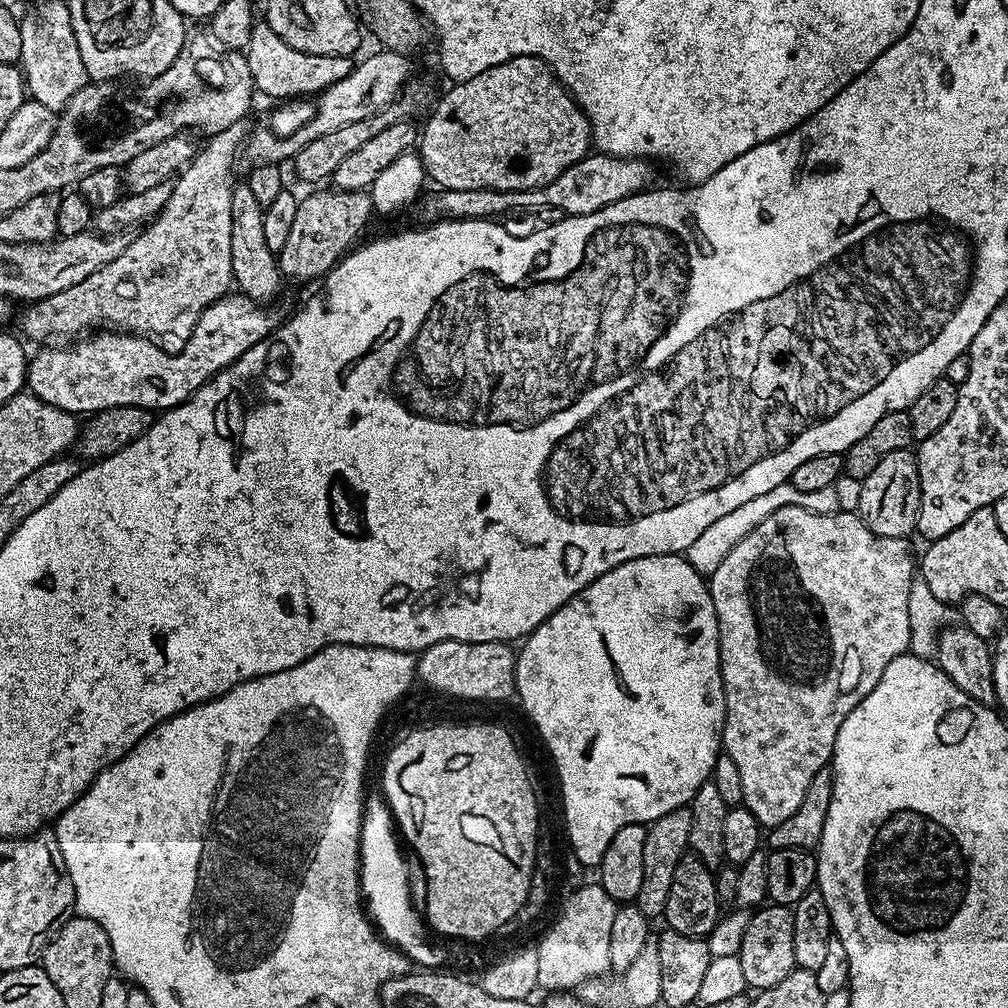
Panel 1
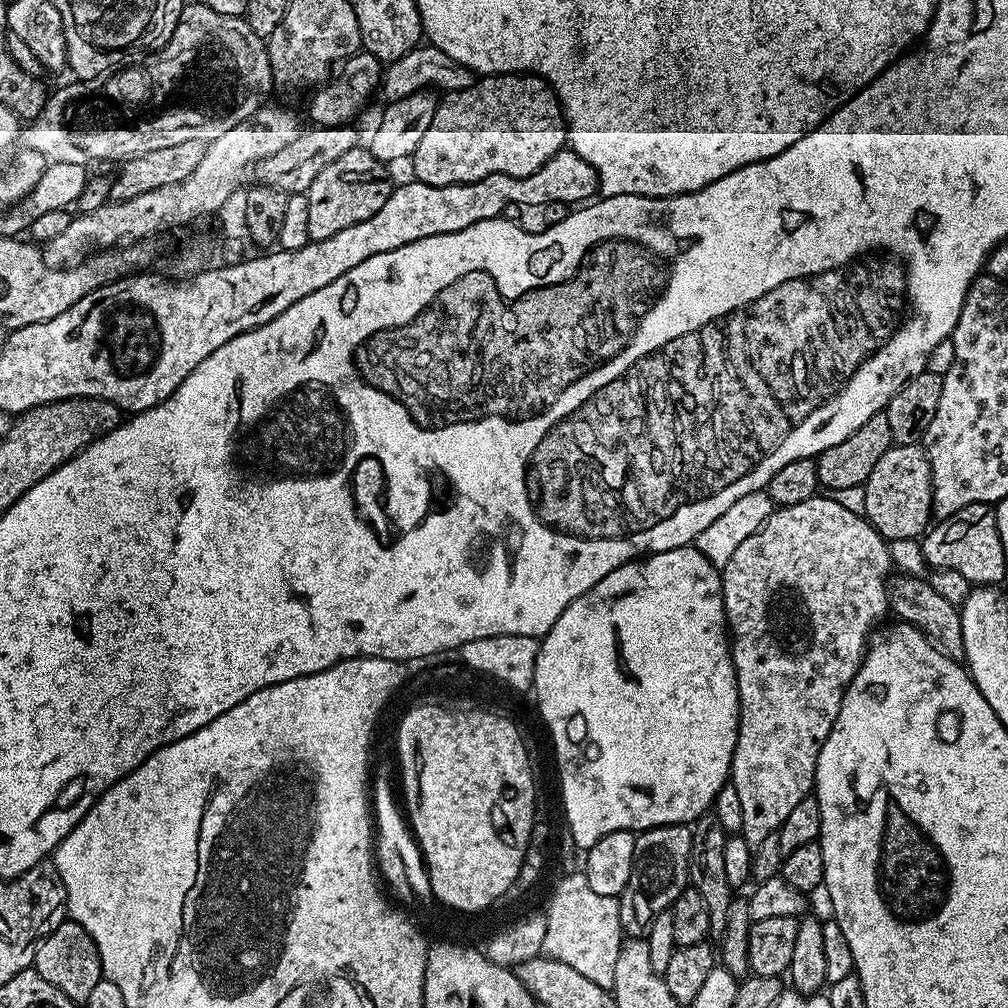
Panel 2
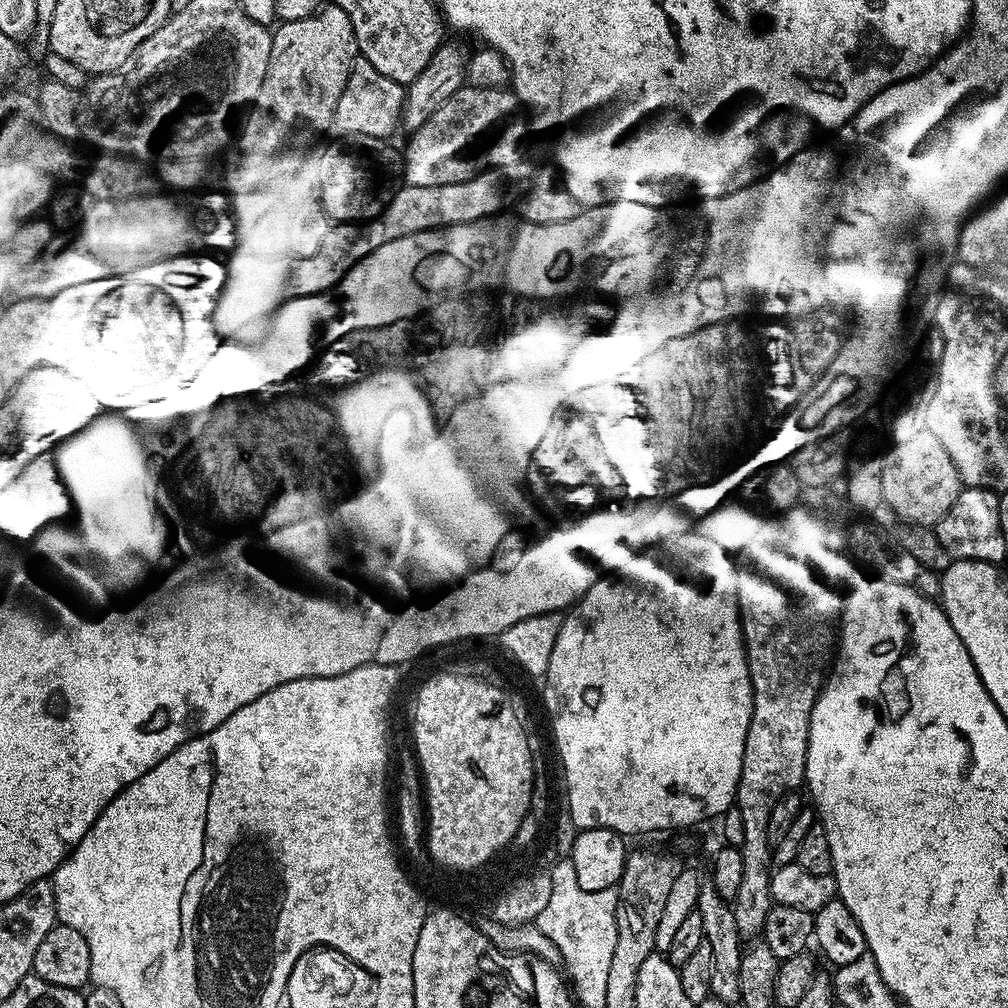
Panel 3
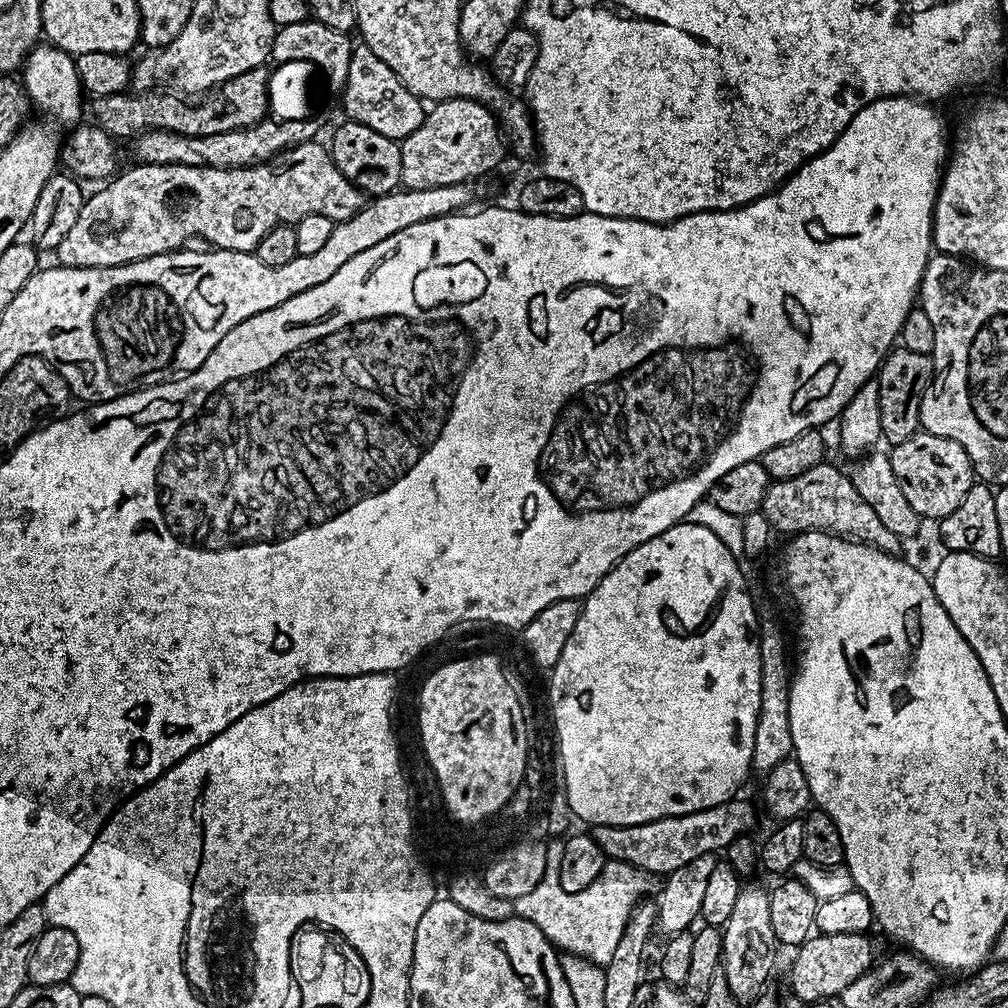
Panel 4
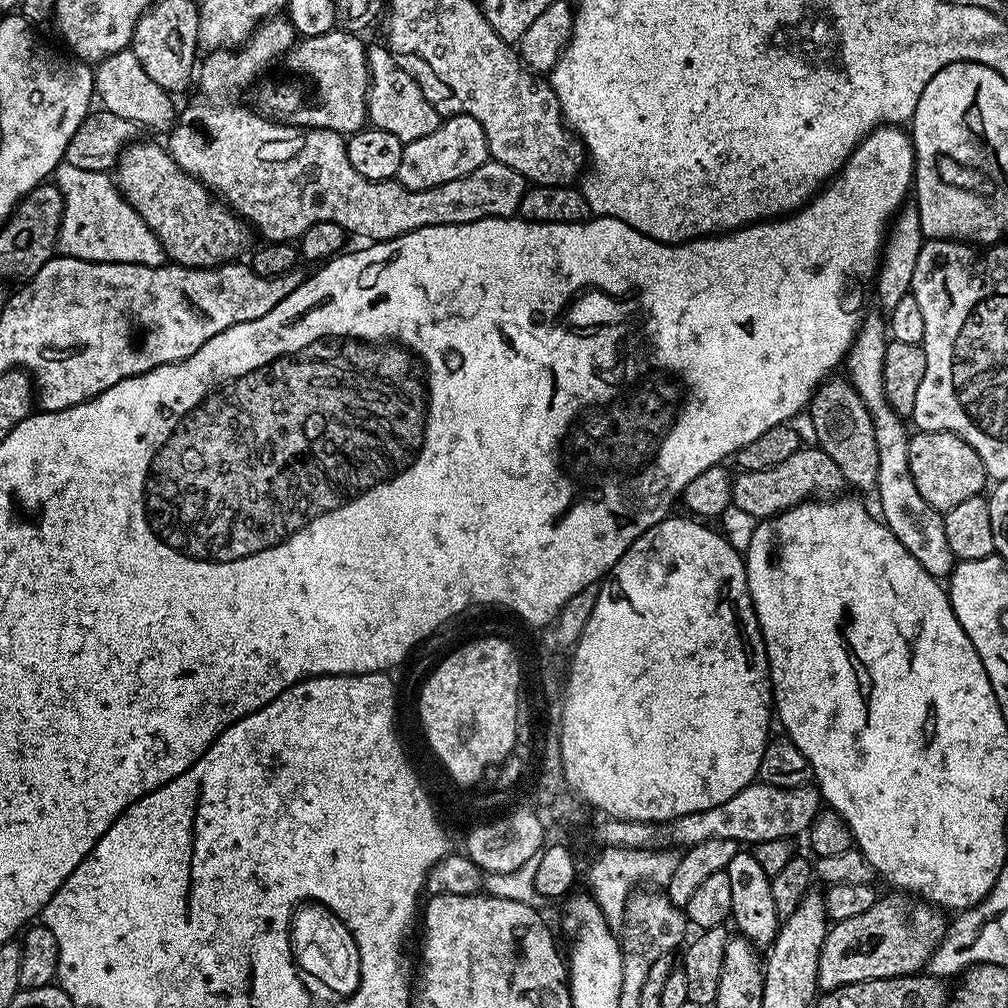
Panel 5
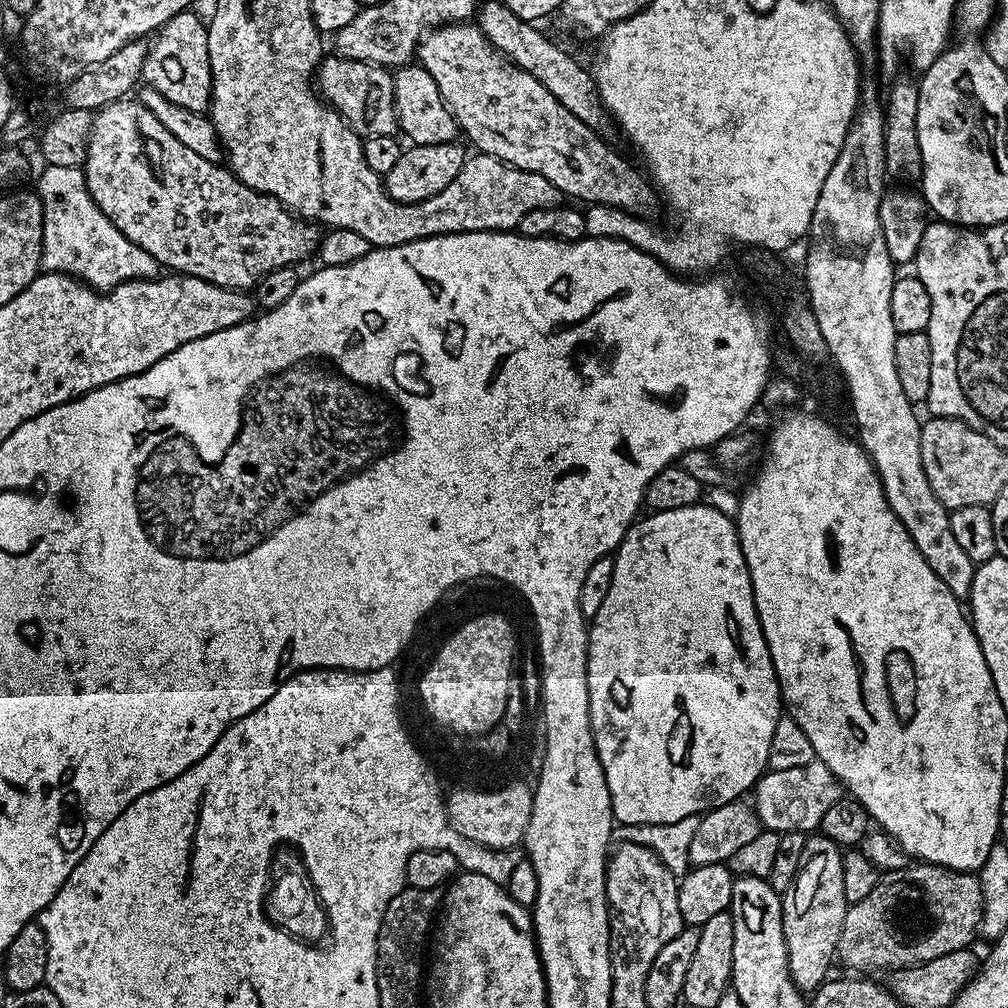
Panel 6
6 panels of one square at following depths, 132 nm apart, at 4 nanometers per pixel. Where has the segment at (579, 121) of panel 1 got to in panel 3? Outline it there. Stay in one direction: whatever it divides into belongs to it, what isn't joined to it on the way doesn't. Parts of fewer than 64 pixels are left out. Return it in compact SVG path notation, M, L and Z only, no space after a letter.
M465 86L457 90L426 122L407 137L408 149L402 152L402 180L405 185L446 186L454 182L466 182L479 172L489 168L507 168L521 163L520 151L524 148L524 139L530 136L530 124L525 109L516 97L515 91L503 88L473 88Z

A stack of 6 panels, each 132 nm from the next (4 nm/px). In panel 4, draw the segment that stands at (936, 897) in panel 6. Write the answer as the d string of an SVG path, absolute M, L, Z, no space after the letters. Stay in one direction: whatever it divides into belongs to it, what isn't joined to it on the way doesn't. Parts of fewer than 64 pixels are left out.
M863 932L858 934L813 934L809 936L806 943L799 945L795 949L796 957L792 960L792 969L788 972L788 984L790 992L804 1001L805 1005L815 1005L818 1000L831 1001L833 998L839 997L842 990L846 990L846 986L850 986L850 982L854 982L854 978L858 978L871 968L874 963L874 955L872 956L872 944L868 941L869 937Z

